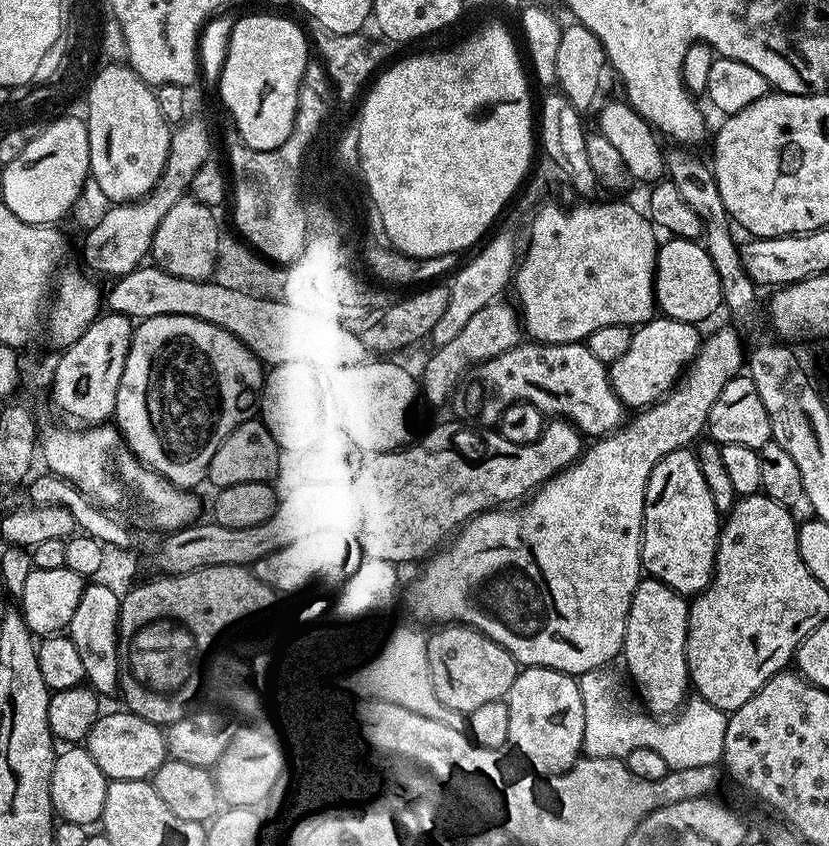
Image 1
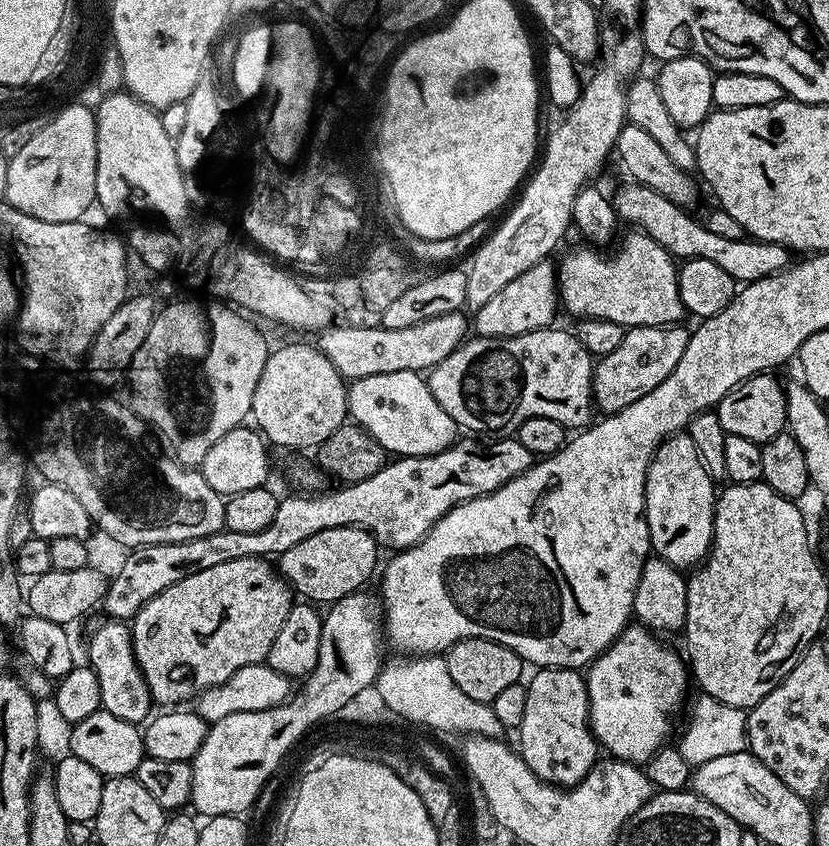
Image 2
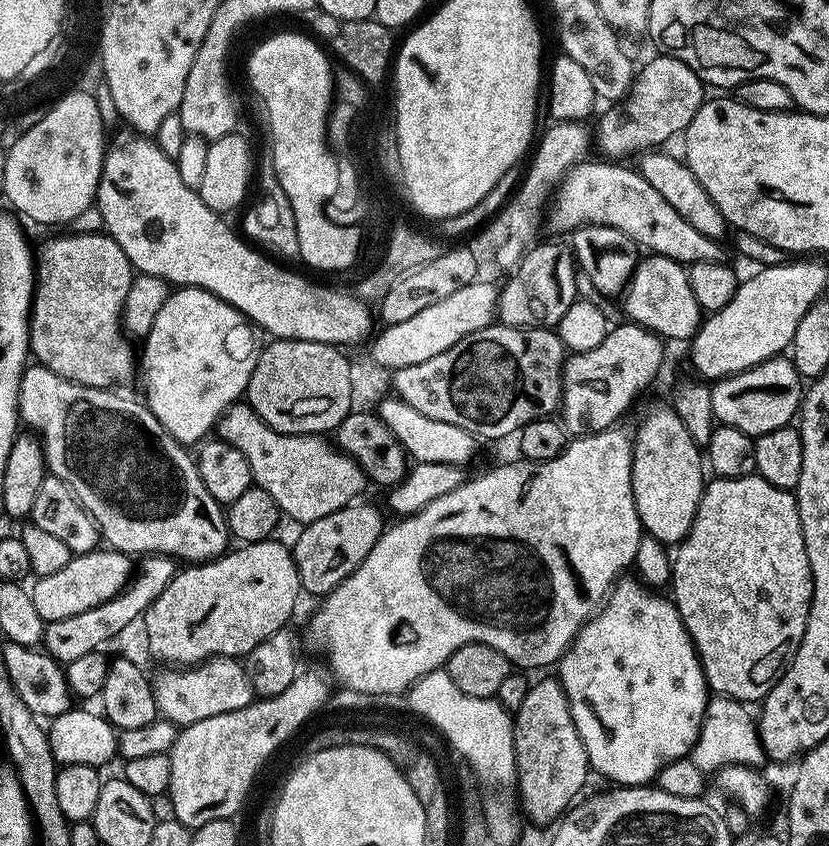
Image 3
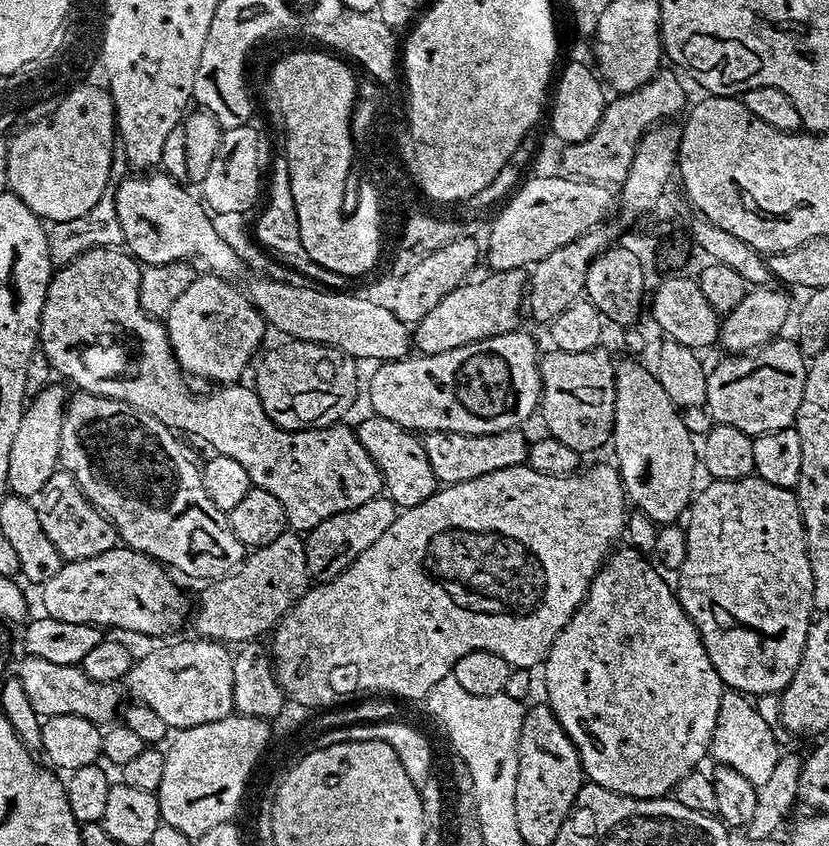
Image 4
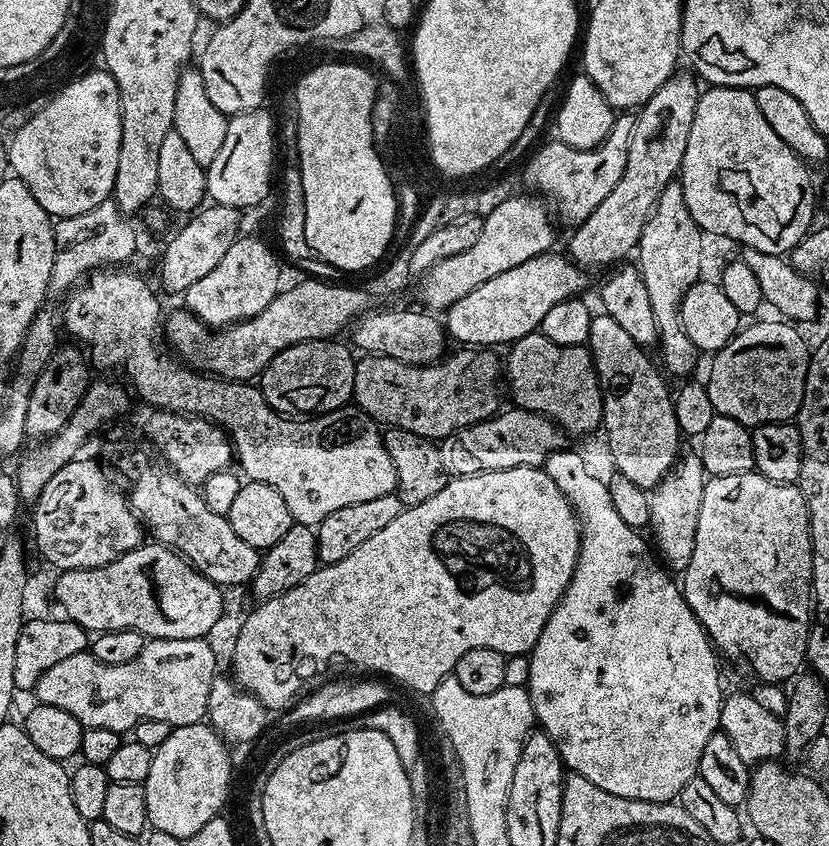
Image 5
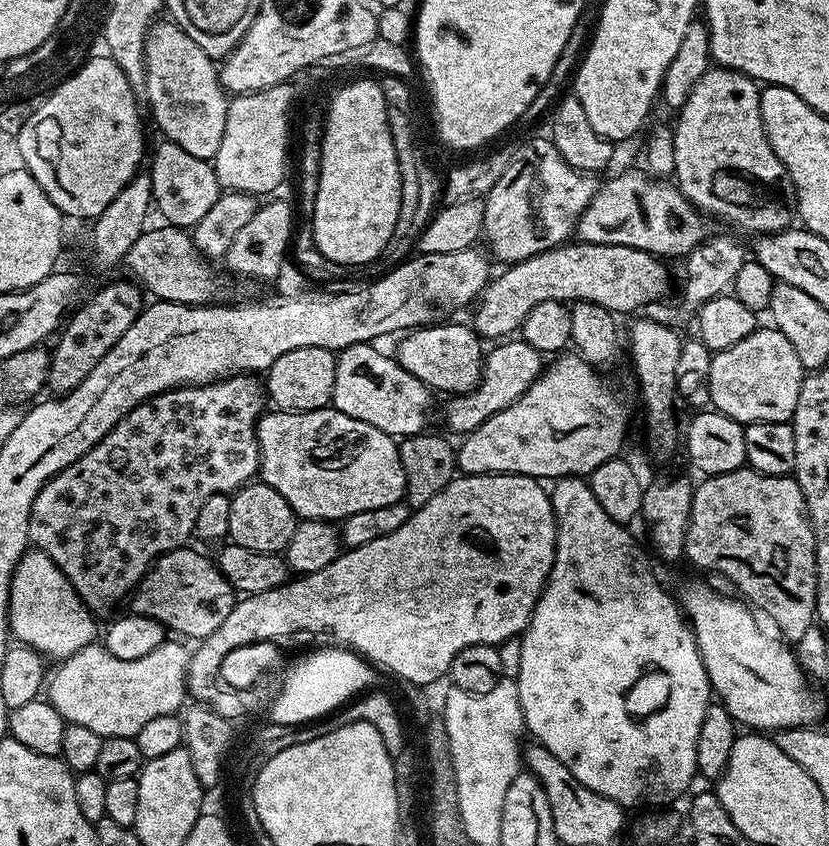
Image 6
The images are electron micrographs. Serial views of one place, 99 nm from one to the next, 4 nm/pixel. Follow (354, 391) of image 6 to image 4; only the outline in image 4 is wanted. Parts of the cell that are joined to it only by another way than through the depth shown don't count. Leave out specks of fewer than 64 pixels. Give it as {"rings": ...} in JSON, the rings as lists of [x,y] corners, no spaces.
{"rings":[[[523,330],[498,334],[494,338],[482,338],[478,342],[470,342],[466,346],[458,346],[454,350],[442,350],[442,354],[409,354],[402,360],[386,360],[375,365],[372,377],[368,380],[368,400],[372,403],[371,411],[382,418],[390,418],[390,422],[398,422],[398,426],[411,428],[417,434],[429,432],[457,432],[458,434],[470,434],[481,436],[482,434],[496,434],[519,429],[520,424],[527,422],[531,416],[537,415],[540,406],[540,361],[536,352],[536,340],[527,336]]]}

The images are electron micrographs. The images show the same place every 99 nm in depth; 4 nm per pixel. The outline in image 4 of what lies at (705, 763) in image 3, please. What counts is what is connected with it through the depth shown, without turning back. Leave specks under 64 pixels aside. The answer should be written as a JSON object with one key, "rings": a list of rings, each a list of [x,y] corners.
{"rings":[[[725,691],[724,696],[720,699],[718,706],[718,722],[714,726],[714,734],[712,735],[712,746],[710,756],[716,764],[725,764],[734,770],[738,770],[738,774],[742,774],[742,778],[746,778],[755,788],[760,788],[766,782],[770,774],[774,771],[774,766],[778,762],[782,748],[776,745],[776,736],[772,733],[770,725],[764,721],[764,716],[755,708],[749,697],[743,692]]]}

